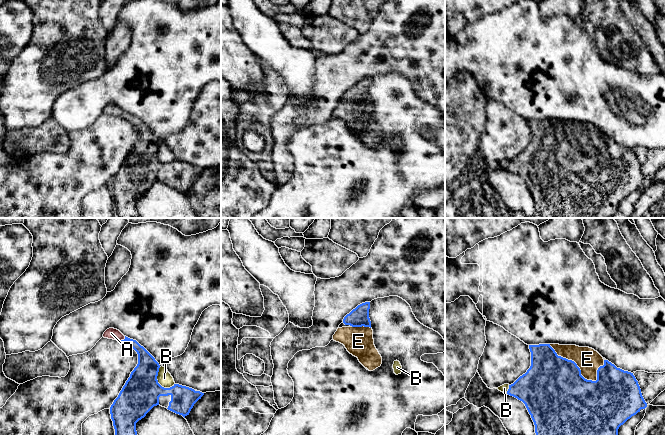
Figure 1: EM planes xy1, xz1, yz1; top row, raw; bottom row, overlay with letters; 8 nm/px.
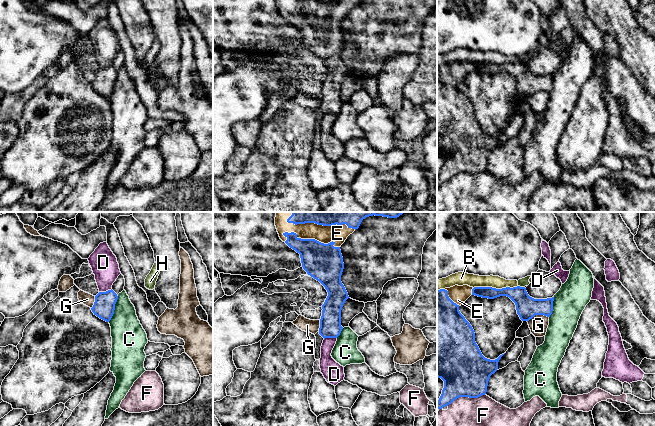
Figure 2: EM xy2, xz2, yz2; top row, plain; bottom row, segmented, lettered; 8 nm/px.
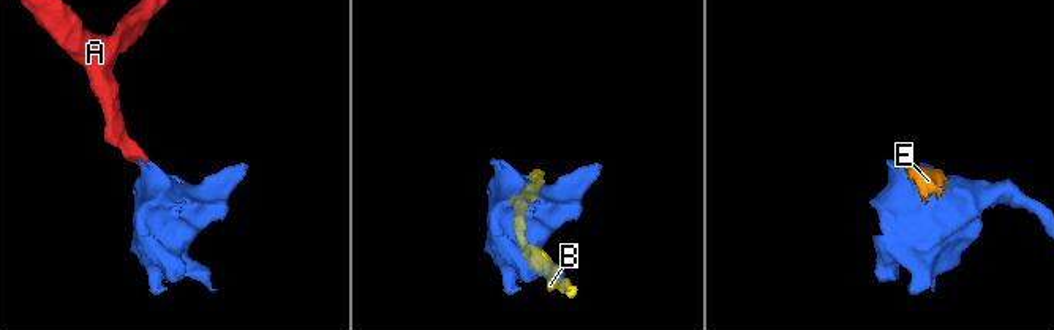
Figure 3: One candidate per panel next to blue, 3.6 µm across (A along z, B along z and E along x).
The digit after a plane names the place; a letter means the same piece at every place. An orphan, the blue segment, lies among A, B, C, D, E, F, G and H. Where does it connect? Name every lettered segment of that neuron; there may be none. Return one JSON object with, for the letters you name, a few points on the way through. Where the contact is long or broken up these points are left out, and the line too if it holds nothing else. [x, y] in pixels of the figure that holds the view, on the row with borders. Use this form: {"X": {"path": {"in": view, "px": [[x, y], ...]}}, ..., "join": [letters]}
{"A": {"path": {"in": "xy1", "px": [[146, 361], [142, 352], [124, 339], [111, 333]]}}, "join": ["A", "E"]}

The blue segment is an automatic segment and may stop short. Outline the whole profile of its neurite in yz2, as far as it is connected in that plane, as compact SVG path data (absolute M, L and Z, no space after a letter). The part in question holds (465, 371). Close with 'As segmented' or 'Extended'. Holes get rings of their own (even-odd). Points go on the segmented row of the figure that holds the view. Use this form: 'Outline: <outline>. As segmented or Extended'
Outline: M455 285L455 286L450 287L450 288L438 290L437 291L437 377L441 378L444 381L444 388L442 390L442 394L441 394L441 396L437 402L437 408L439 410L445 406L448 406L449 404L451 404L454 400L456 400L459 397L478 398L482 395L485 395L487 392L487 386L488 386L489 378L492 374L494 374L497 371L498 362L501 359L501 357L504 355L504 354L500 355L495 360L487 359L482 355L478 345L475 342L475 333L474 333L472 326L470 325L470 323L465 319L465 317L459 311L459 307L461 306L461 304L463 302L465 302L471 295L475 295L475 296L482 297L482 298L488 298L488 299L494 299L494 298L500 297L500 296L507 296L515 303L517 314L519 315L520 319L522 321L527 321L527 322L530 319L532 319L535 315L544 315L544 316L550 317L550 315L552 314L552 311L553 311L554 297L547 298L547 299L534 299L528 295L525 287L520 287L520 286L513 287L513 288L506 287L506 288L502 288L502 289L496 289L496 288L492 288L492 287L474 287L473 288L473 287L470 287L468 285L463 285L463 286Z. Extended

